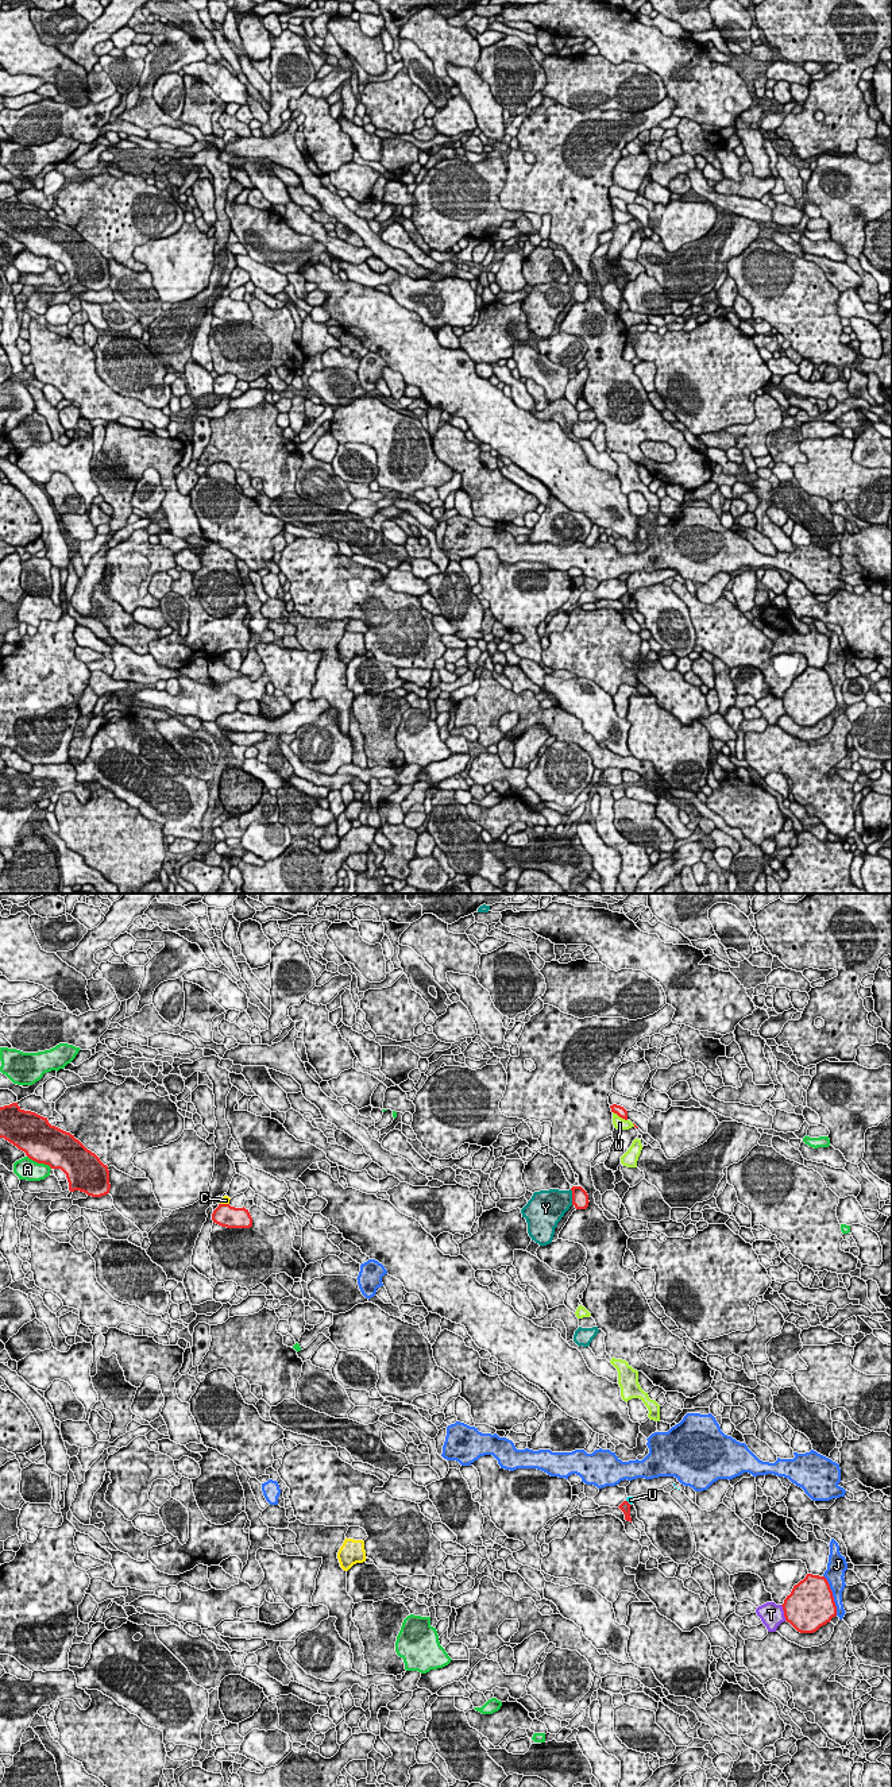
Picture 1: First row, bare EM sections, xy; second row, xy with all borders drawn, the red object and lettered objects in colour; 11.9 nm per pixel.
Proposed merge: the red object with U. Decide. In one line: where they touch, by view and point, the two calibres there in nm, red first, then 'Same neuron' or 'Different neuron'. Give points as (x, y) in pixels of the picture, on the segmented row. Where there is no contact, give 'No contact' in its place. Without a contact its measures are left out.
Touches red at xy (628, 1502). Thickness 130 nm (red) against 90 nm. Different neuron

